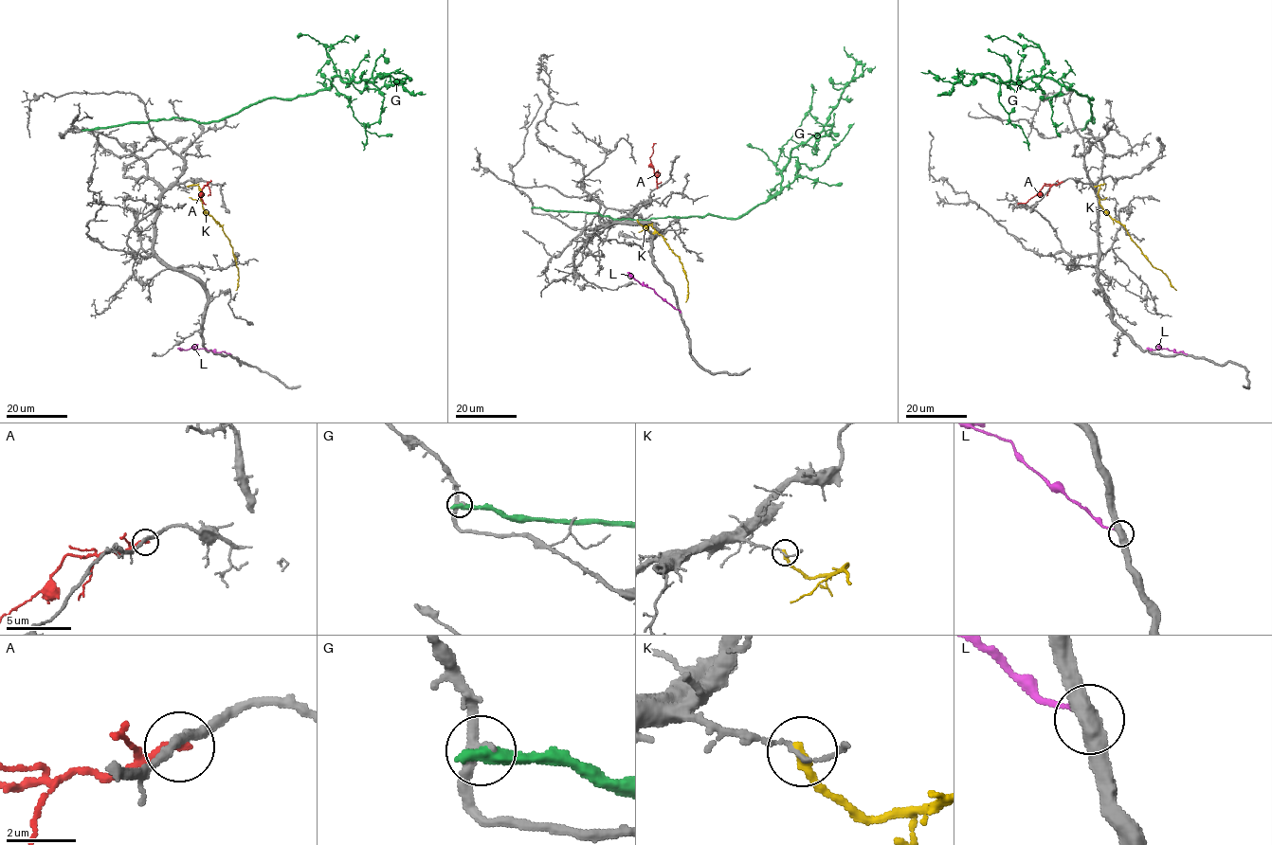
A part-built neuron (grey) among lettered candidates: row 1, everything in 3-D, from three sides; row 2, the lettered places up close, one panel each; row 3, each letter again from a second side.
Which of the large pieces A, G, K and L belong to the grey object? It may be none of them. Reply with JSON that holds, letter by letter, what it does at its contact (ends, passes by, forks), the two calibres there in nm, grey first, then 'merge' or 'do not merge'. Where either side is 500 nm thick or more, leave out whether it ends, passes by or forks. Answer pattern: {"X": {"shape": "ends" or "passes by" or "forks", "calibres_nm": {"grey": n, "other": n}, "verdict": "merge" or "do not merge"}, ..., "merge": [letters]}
{"A": {"shape": "ends", "calibres_nm": {"grey": 280, "other": 240}, "verdict": "do not merge"}, "G": {"calibres_nm": {"grey": 300, "other": 500}, "verdict": "do not merge"}, "K": {"shape": "ends", "calibres_nm": {"grey": 100, "other": 280}, "verdict": "do not merge"}, "L": {"calibres_nm": {"grey": 500, "other": 200}, "verdict": "do not merge"}, "merge": []}

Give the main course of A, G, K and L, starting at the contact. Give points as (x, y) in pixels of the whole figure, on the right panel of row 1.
A: (1062, 182), (1043, 186), (1026, 203), (1018, 205)
G: (1081, 130), (1094, 122), (1092, 98), (1048, 77), (1005, 81), (978, 73), (967, 84), (921, 72)
K: (1095, 186), (1100, 185), (1098, 192), (1102, 209), (1125, 228), (1152, 265), (1159, 269), (1176, 290)
L: (1185, 353), (1147, 348)

